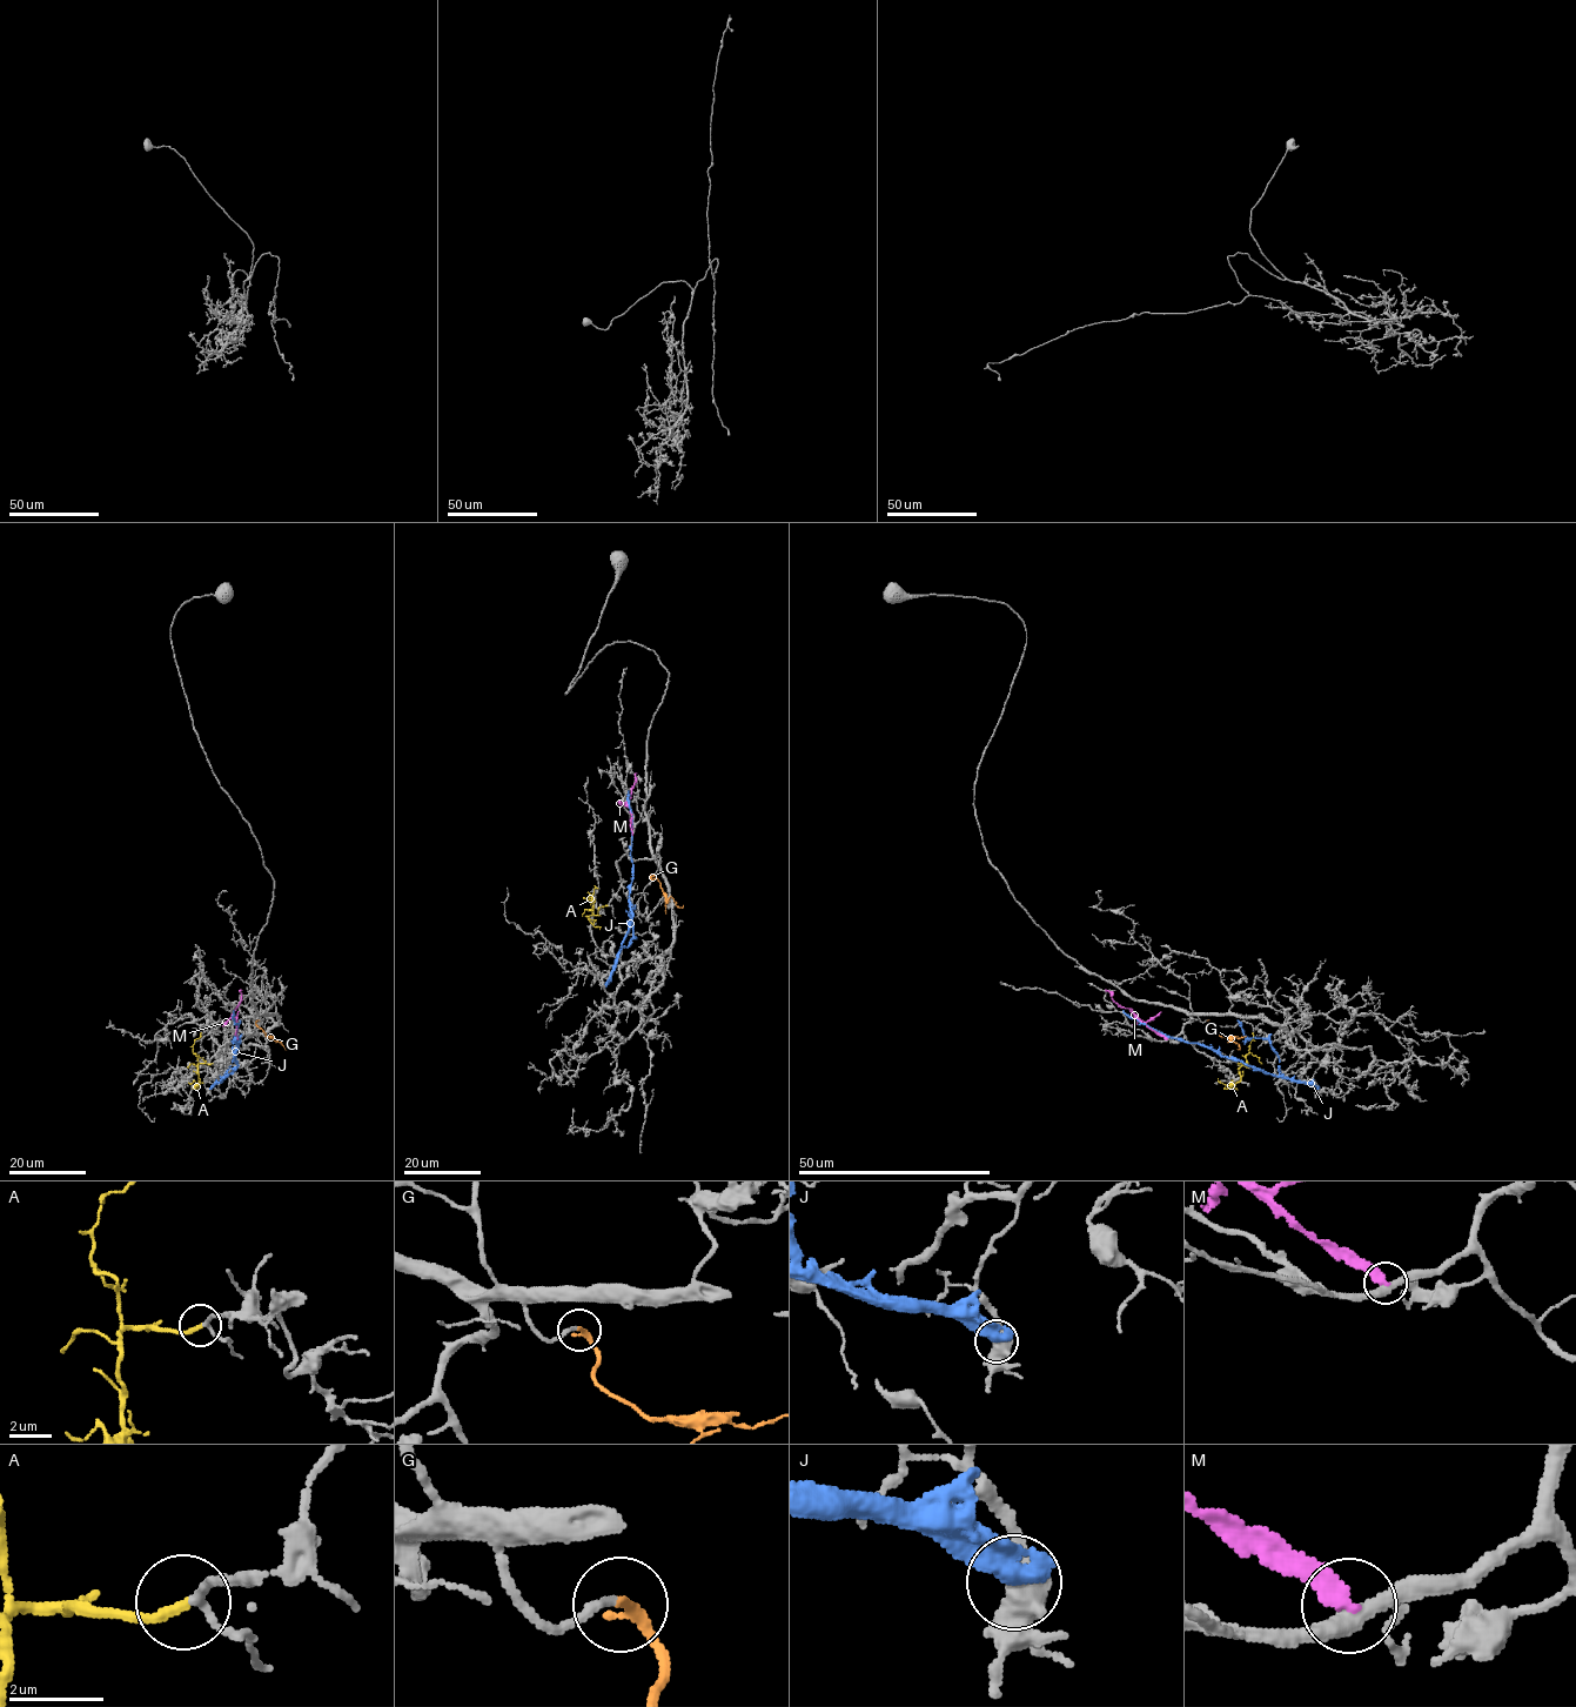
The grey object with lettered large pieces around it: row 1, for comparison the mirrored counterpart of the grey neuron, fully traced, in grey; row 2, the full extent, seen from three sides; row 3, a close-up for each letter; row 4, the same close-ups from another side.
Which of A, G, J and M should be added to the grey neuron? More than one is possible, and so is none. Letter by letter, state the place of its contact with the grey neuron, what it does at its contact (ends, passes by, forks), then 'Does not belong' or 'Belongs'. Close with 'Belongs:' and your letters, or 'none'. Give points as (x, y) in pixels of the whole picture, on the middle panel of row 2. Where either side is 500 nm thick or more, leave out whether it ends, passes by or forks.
A: Touches grey at (607, 905). It ends there. Belongs
G: Touches grey at (654, 876). It ends there. Belongs
J: Touches grey at (605, 984). Does not belong
M: Touches grey at (632, 834). It ends there. Does not belong
Belongs: A, G

